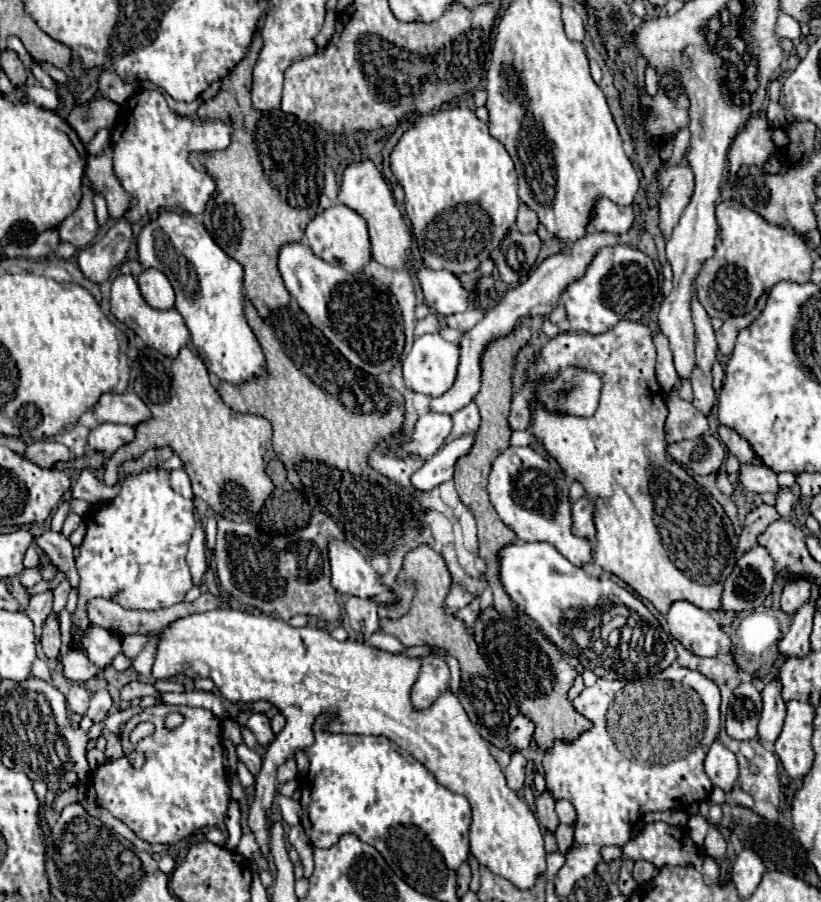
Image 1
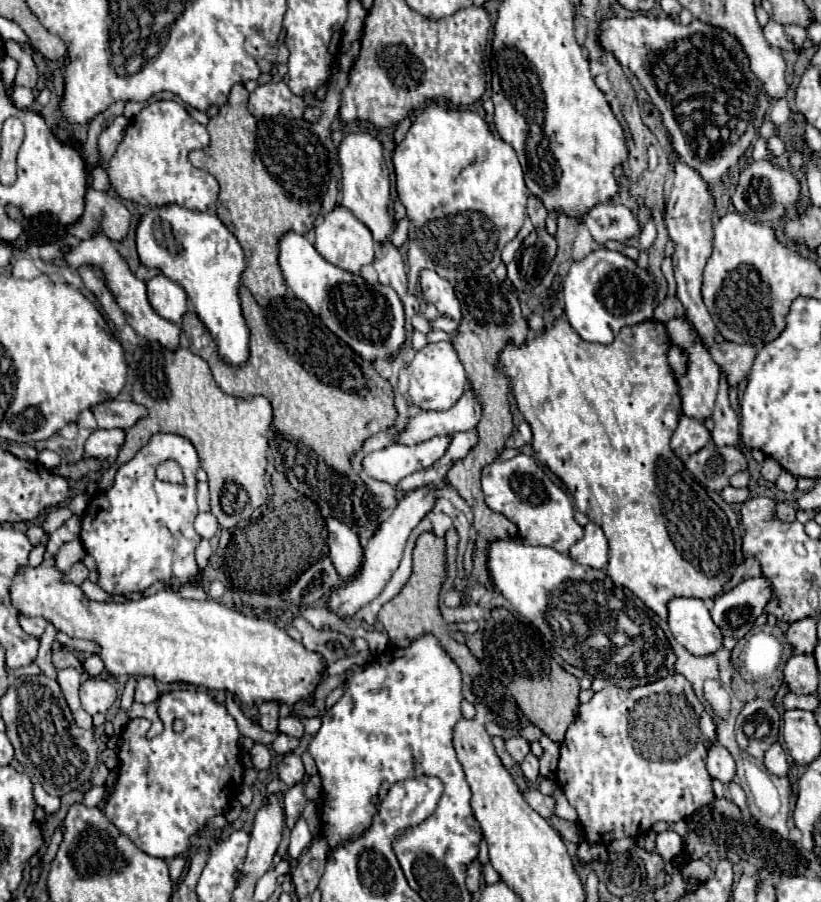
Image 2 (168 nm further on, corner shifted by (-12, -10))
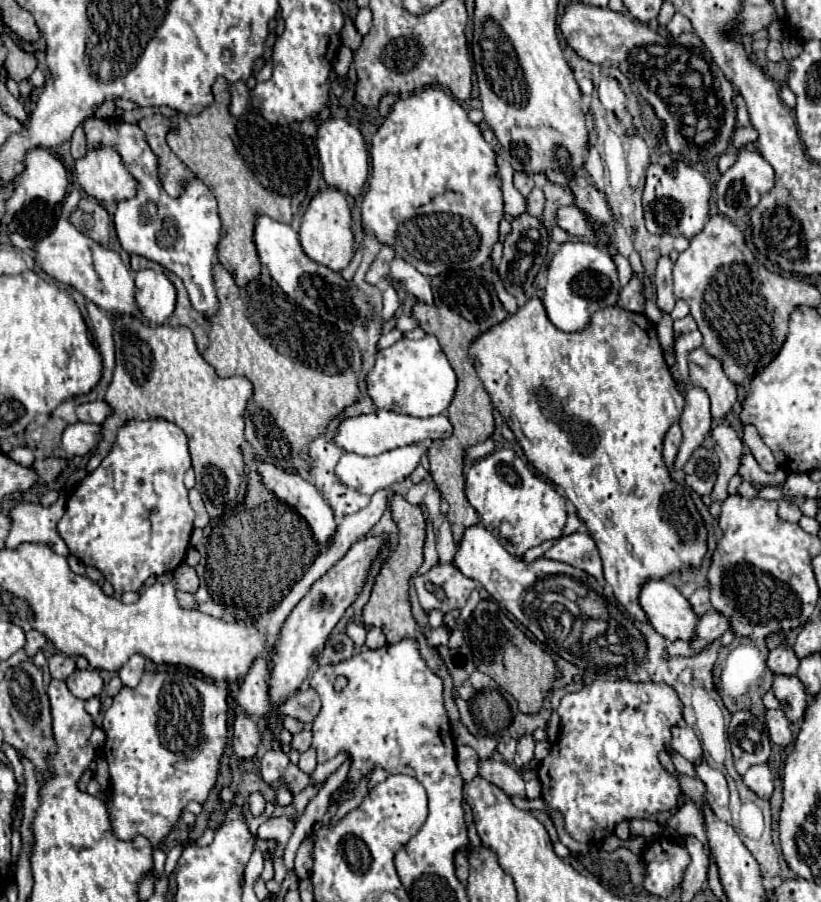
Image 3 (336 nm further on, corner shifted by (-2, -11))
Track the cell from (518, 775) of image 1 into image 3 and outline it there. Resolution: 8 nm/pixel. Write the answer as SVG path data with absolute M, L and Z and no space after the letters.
M525 735L517 741L517 753L515 753L515 759L513 763L517 767L525 767L531 759L533 759L533 747L535 747L535 741L531 735Z

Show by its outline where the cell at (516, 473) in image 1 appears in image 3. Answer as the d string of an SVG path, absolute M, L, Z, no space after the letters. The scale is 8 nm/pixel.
M501 449L477 459L467 471L465 493L469 503L481 515L481 525L493 531L515 555L523 555L527 549L549 539L563 537L567 523L567 499L511 449Z

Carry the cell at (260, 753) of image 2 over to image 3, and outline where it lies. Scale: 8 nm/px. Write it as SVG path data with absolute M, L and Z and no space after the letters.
M239 713L235 719L235 725L233 725L233 731L235 731L233 733L233 749L235 749L237 757L253 759L261 745L261 737L259 737L255 719Z

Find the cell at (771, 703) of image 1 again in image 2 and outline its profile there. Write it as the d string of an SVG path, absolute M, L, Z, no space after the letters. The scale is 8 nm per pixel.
M775 742L775 746L771 746L771 750L767 750L765 760L763 760L767 772L771 772L773 776L787 776L787 756L785 750L781 746L781 742Z

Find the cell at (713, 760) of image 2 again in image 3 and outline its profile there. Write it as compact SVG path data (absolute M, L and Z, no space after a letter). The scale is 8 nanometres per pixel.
M685 723L679 725L679 727L673 727L673 741L671 743L673 743L673 749L679 755L683 755L687 761L691 761L693 765L699 765L705 759L699 737Z

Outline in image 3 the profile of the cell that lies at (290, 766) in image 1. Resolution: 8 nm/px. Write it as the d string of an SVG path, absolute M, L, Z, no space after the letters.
M267 751L261 759L261 777L265 783L275 785L279 781L279 777L283 775L283 771L289 765L289 757L283 751Z

